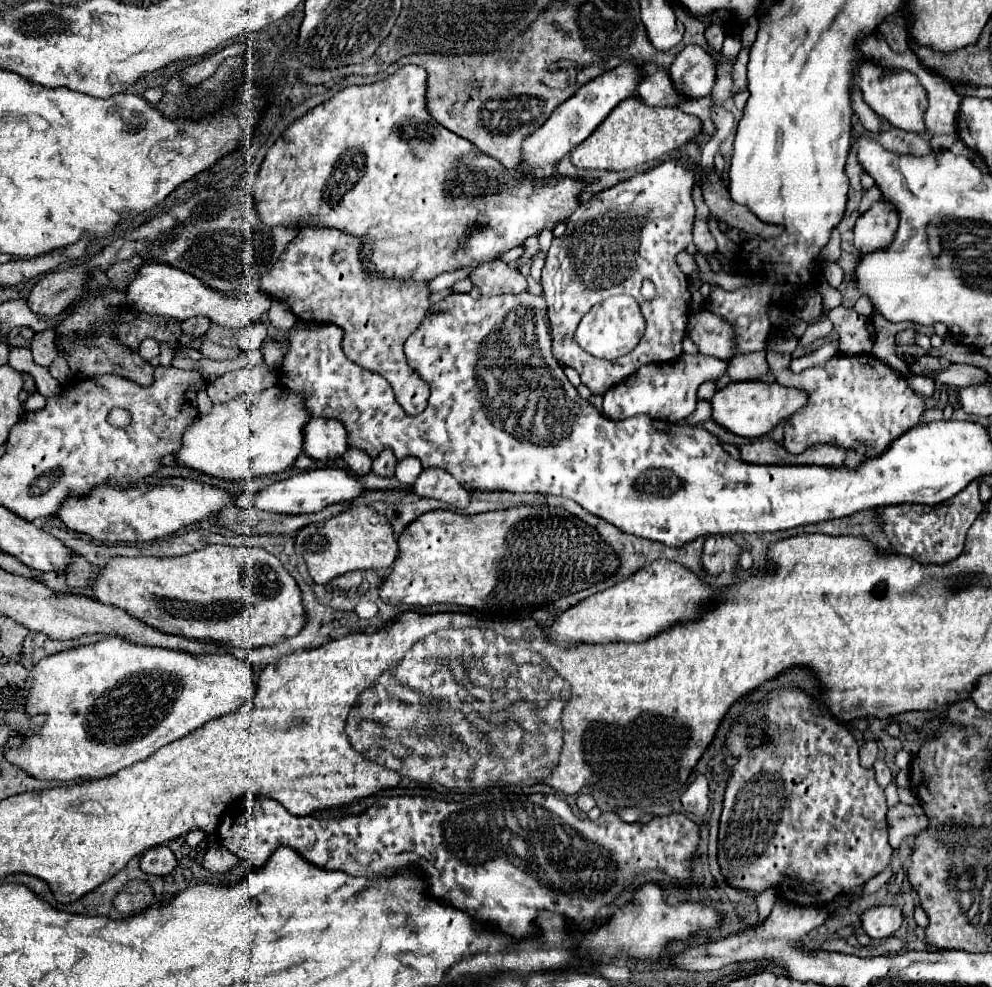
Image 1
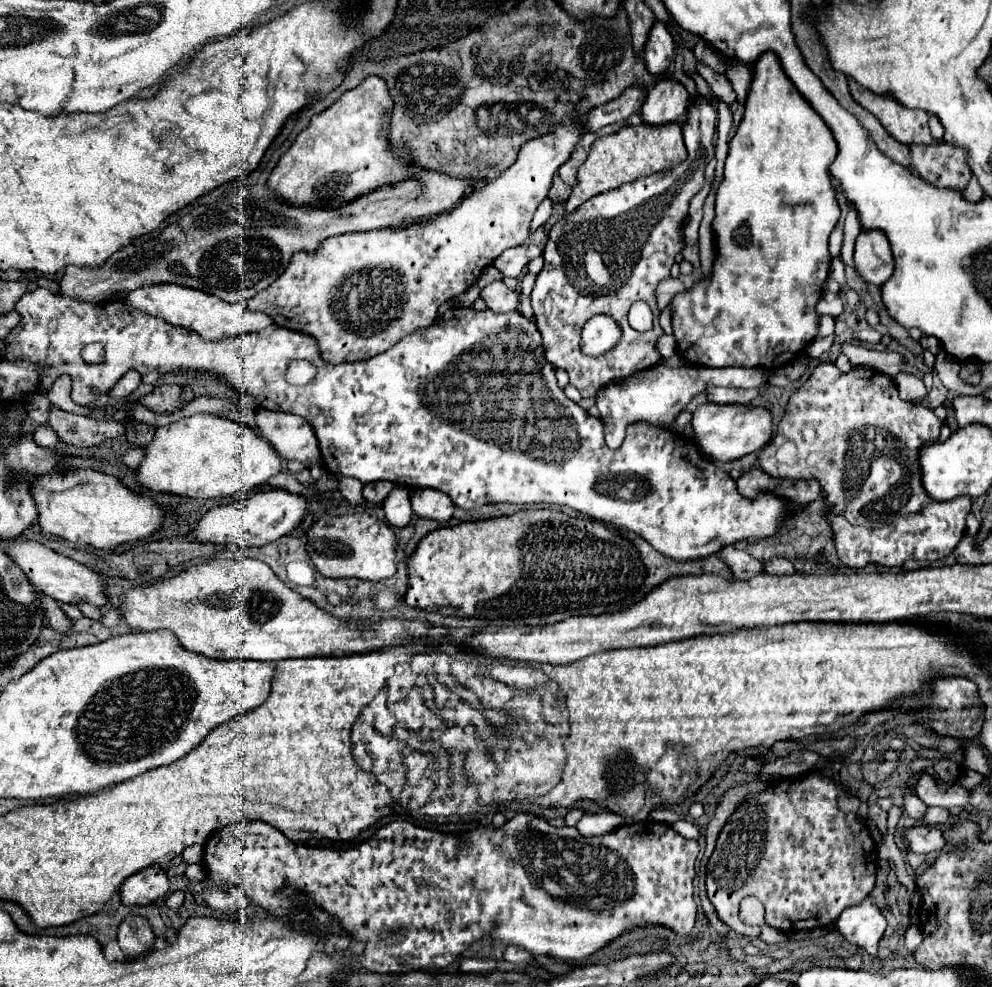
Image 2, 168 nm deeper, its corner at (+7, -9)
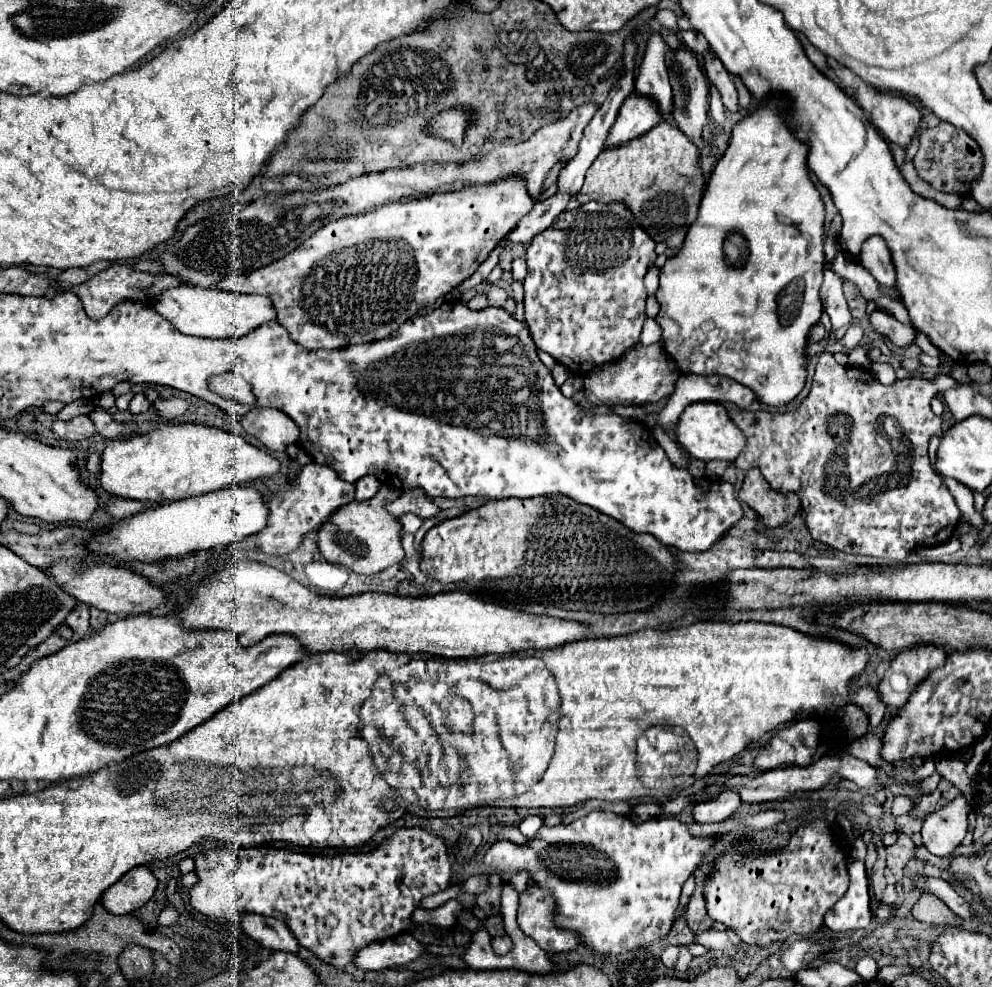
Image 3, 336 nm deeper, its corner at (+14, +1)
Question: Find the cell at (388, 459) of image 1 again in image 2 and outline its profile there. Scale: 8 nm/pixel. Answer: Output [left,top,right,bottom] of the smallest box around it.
[363,482,395,504]

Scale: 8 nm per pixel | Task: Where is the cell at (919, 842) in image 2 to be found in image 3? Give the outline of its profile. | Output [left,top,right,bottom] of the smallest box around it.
[922,796,968,856]

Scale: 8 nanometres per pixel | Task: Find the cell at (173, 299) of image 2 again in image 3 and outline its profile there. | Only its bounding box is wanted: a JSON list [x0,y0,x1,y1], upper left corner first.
[152,284,276,338]

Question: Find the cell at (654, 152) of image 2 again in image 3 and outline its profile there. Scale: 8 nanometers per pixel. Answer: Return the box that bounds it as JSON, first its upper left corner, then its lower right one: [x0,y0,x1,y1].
[576,120,704,250]

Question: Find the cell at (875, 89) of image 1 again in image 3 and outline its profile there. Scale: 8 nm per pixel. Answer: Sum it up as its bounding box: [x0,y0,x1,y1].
[832,62,922,148]

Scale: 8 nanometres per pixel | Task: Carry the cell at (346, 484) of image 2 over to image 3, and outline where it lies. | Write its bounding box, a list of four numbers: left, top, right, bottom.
[384,490,438,518]

